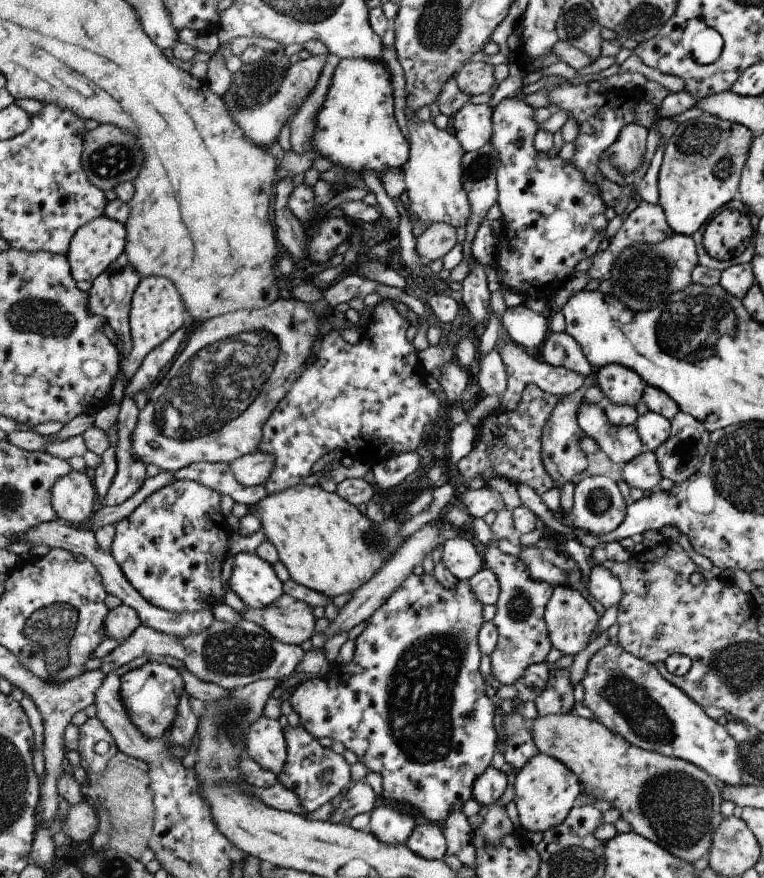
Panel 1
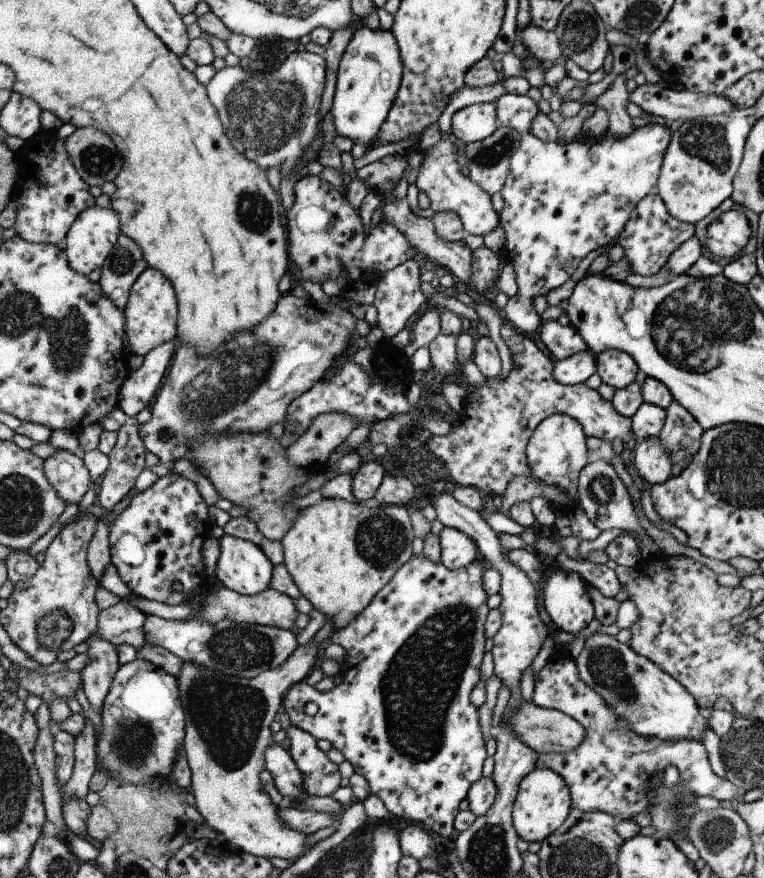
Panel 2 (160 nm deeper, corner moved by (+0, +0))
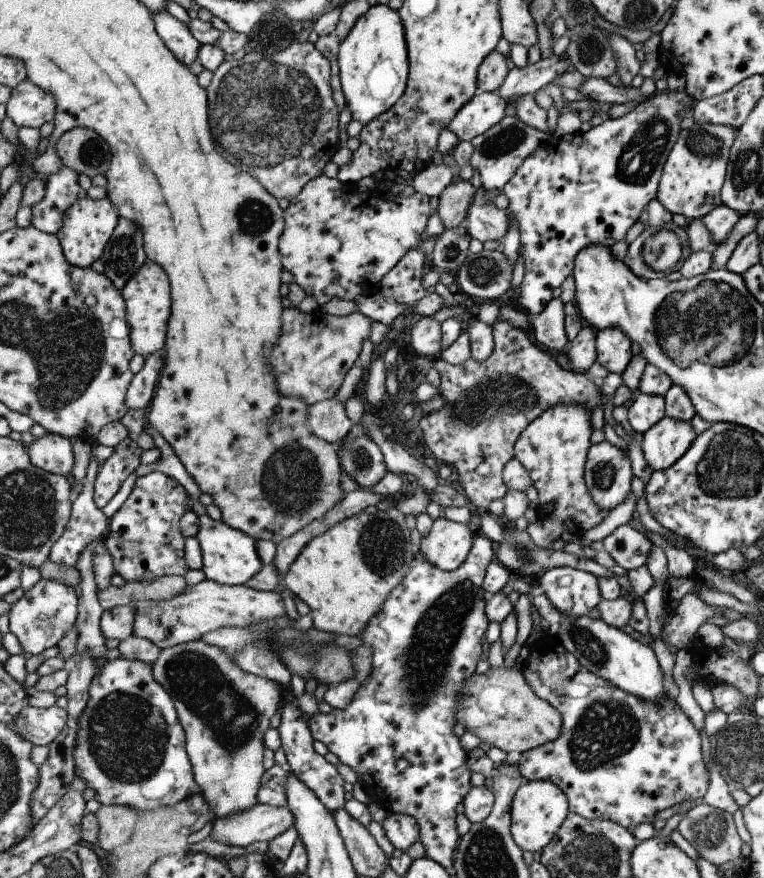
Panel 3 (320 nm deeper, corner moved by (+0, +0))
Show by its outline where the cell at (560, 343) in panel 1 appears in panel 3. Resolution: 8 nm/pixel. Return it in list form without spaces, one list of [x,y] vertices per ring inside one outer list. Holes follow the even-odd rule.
[[[555,298],[533,319],[533,330],[539,344],[549,350],[564,351],[568,344],[564,330],[563,304]]]

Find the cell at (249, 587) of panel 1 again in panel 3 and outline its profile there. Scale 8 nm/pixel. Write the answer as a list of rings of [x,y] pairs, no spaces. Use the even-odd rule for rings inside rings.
[[[205,513],[199,517],[200,527],[195,538],[198,540],[202,554],[202,571],[206,578],[220,582],[222,585],[243,585],[253,575],[256,575],[264,568],[259,554],[257,554],[256,539],[251,538],[242,530],[229,526],[224,520],[213,520]]]

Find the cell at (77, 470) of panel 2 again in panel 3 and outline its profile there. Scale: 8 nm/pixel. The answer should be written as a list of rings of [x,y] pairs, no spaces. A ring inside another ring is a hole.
[[[55,434],[34,438],[27,446],[32,461],[43,470],[71,477],[71,470],[75,464],[73,444],[69,438]]]

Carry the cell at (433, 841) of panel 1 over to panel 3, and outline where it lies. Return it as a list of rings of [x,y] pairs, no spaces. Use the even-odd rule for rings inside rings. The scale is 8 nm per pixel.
[[[388,812],[381,825],[395,849],[406,851],[407,848],[411,848],[413,842],[420,840],[420,824],[414,816],[405,813]]]

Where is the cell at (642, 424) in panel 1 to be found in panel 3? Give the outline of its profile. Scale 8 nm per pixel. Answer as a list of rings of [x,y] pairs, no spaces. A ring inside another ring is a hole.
[[[638,394],[627,409],[627,422],[633,431],[643,434],[664,416],[664,398]]]

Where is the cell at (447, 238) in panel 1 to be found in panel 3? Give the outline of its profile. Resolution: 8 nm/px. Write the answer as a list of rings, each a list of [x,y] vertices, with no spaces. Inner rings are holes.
[[[456,175],[454,182],[440,194],[437,211],[445,229],[458,227],[467,220],[472,201],[476,199],[478,183],[476,178],[462,180]]]

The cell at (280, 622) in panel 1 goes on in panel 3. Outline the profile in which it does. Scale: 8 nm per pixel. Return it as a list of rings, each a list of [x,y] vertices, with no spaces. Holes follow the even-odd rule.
[[[205,579],[171,598],[162,601],[137,601],[134,634],[154,642],[160,649],[183,645],[201,639],[207,633],[224,627],[243,628],[258,622],[282,617],[285,614],[283,596],[277,592],[259,592],[245,585],[222,585]]]

